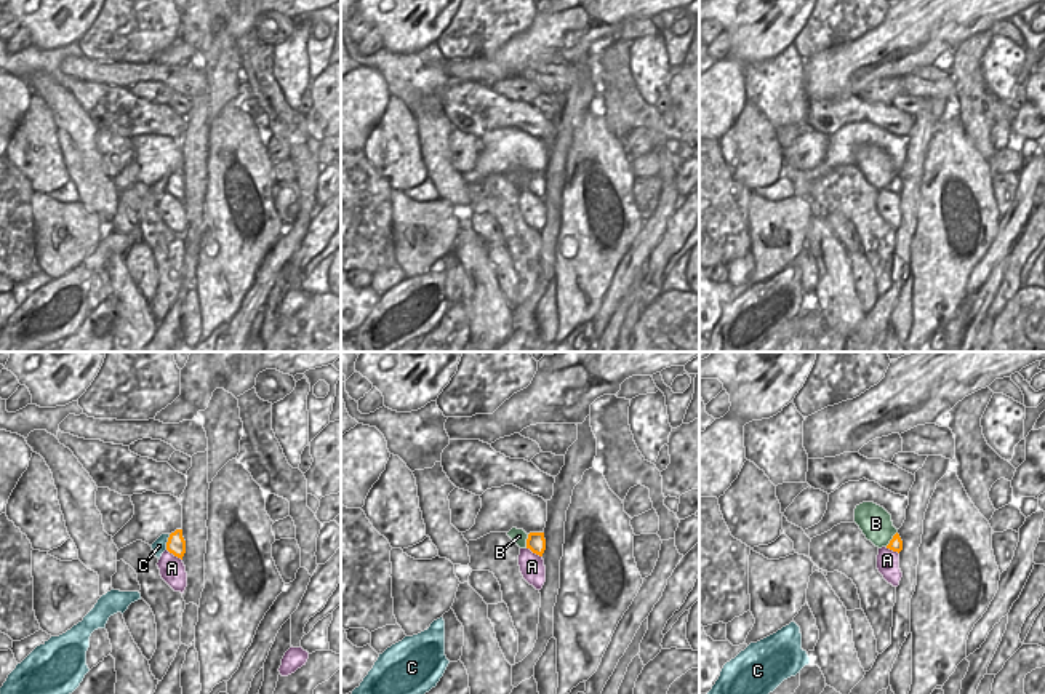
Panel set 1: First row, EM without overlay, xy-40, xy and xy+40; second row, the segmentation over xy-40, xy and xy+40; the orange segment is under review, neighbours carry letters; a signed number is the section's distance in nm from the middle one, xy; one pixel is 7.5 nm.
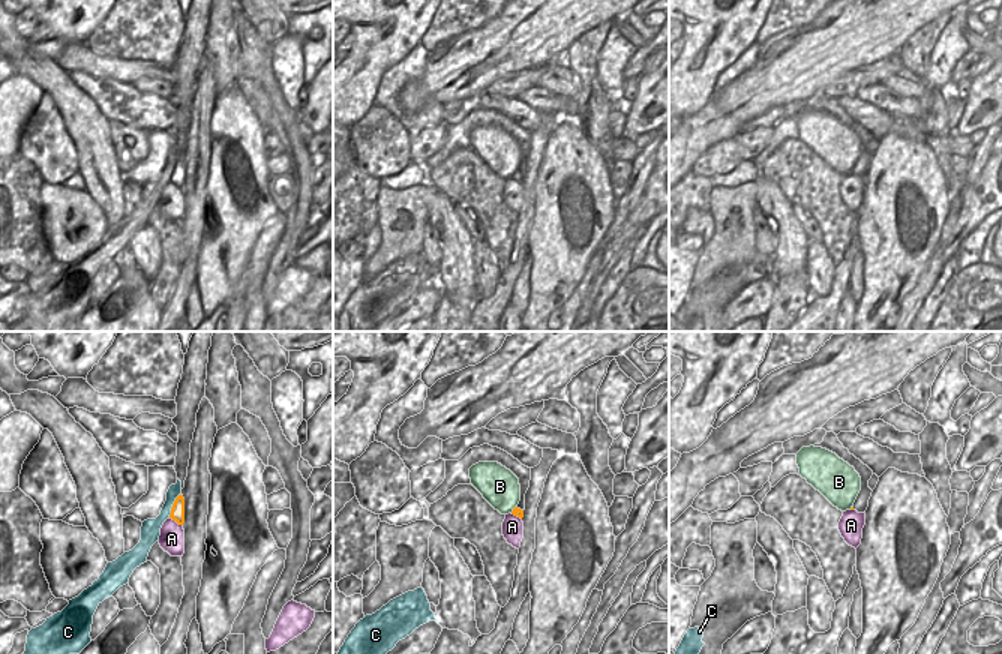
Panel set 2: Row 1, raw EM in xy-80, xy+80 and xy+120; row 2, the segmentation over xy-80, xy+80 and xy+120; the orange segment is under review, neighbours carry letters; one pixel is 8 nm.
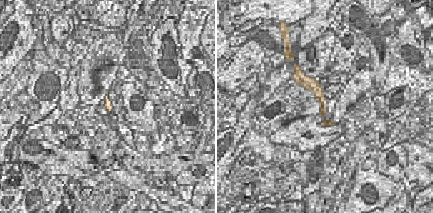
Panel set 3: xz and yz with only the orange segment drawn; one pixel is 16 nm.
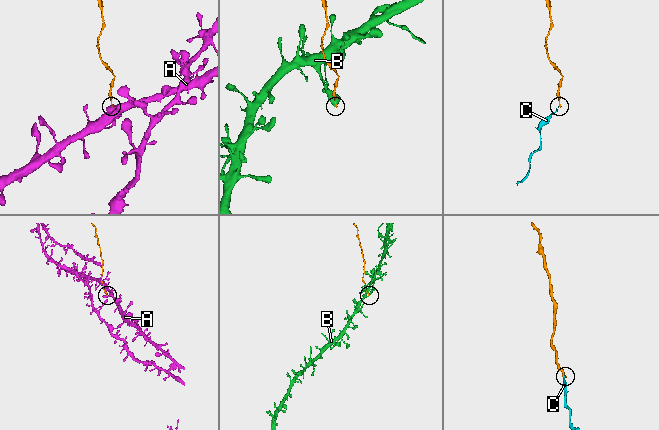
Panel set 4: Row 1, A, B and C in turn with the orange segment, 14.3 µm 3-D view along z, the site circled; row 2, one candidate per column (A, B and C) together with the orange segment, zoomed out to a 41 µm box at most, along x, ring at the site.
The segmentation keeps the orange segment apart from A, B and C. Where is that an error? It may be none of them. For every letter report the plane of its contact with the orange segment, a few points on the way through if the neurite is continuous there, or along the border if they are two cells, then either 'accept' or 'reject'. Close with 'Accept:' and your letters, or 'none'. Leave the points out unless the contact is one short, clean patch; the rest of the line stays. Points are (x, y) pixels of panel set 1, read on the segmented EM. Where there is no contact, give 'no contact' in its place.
A: contact in xy-40; border xy-40 (167, 549), (181, 560); reject
B: contact in xy+40; border xy+40 (896, 531), (885, 546); reject
C: contact in xy-40; way xy-40 (176, 544), (167, 542), (159, 546); accept
Accept: C

